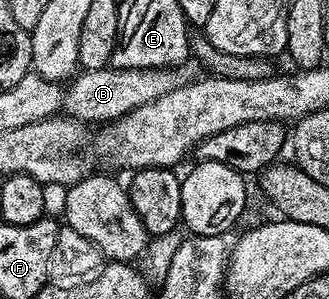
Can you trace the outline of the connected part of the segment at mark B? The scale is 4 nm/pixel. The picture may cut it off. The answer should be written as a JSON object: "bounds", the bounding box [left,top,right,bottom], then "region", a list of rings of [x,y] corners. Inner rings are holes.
{"bounds":[63,61,198,125],"region":[[[186,61],[179,67],[127,69],[110,65],[103,69],[81,71],[64,92],[63,111],[68,118],[75,119],[82,125],[90,125],[89,123],[108,125],[114,119],[139,109],[139,105],[147,105],[147,101],[163,97],[163,93],[171,93],[175,89],[187,86],[196,80],[198,75],[198,64],[193,61]]]}

